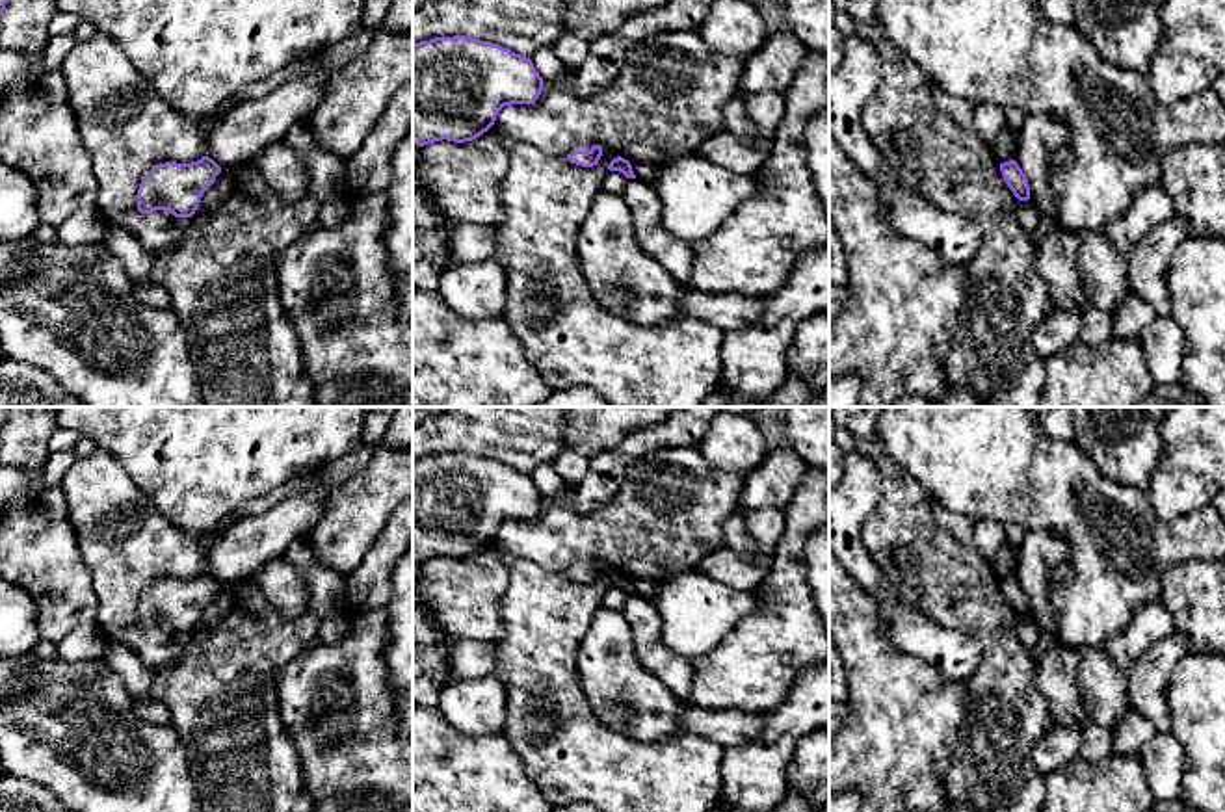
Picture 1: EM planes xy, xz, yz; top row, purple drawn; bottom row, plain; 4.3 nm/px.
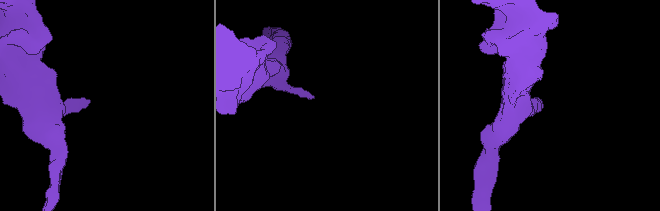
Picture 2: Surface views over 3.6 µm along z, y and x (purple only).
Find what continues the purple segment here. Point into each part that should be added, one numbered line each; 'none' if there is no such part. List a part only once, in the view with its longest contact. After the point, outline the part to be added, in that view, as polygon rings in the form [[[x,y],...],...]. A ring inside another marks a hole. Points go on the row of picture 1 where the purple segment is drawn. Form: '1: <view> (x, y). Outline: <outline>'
none

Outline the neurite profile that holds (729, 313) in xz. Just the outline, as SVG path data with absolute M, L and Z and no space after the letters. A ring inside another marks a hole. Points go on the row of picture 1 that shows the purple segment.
M690 288L678 301L682 314L706 321L723 333L751 327L760 318L764 307L760 299L747 299L740 294L706 294Z

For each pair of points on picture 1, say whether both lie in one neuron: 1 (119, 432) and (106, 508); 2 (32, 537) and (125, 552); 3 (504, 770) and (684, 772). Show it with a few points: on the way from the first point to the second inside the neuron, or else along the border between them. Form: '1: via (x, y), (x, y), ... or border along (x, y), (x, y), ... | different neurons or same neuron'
1: border along (97, 446), (106, 450), (142, 491) | different neurons
2: border along (65, 502), (77, 550), (93, 586) | different neurons
3: border along (500, 733), (519, 757), (525, 773), (541, 792) | different neurons

